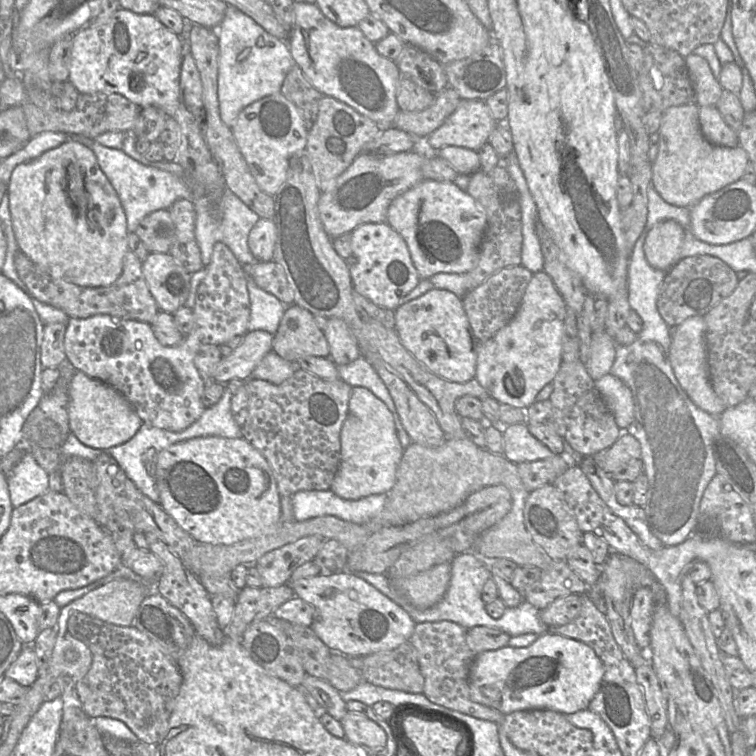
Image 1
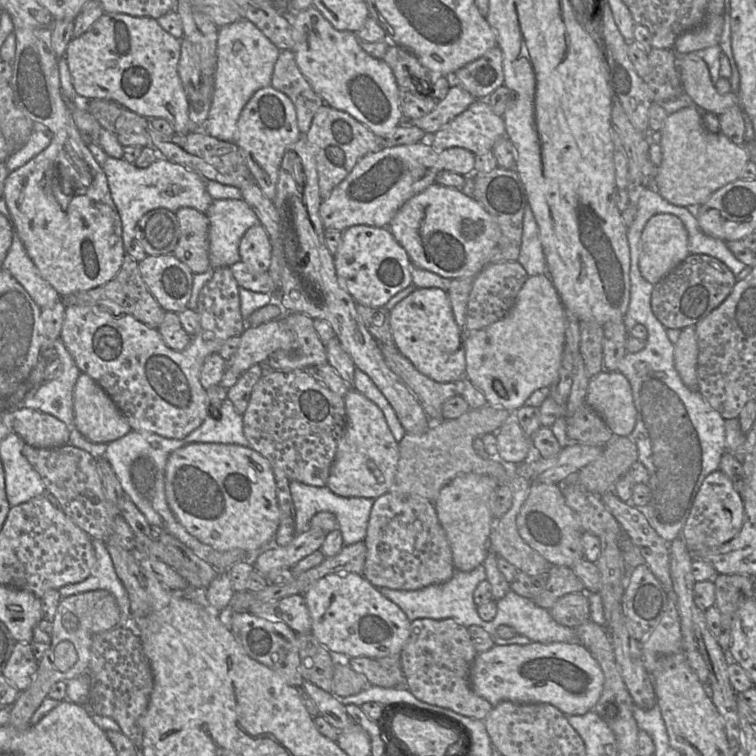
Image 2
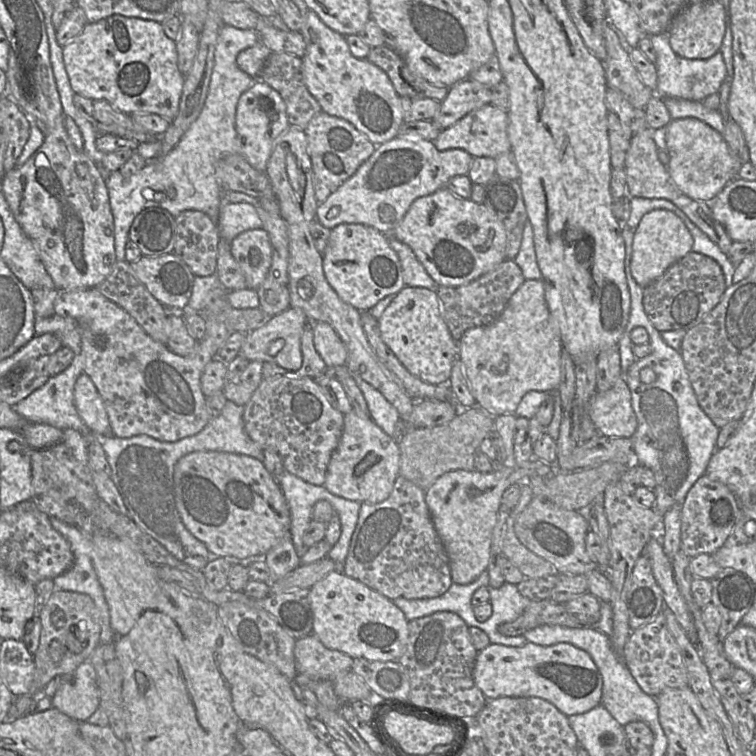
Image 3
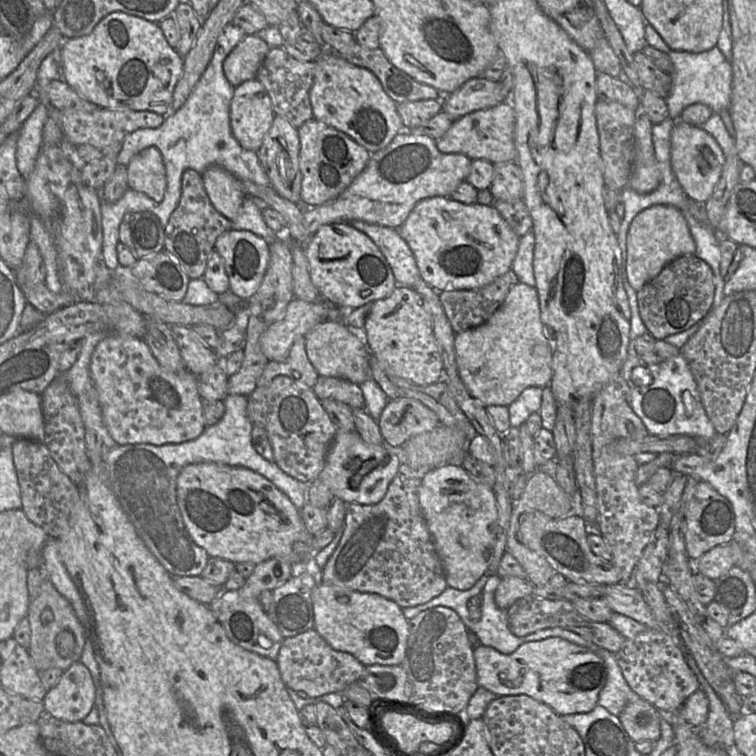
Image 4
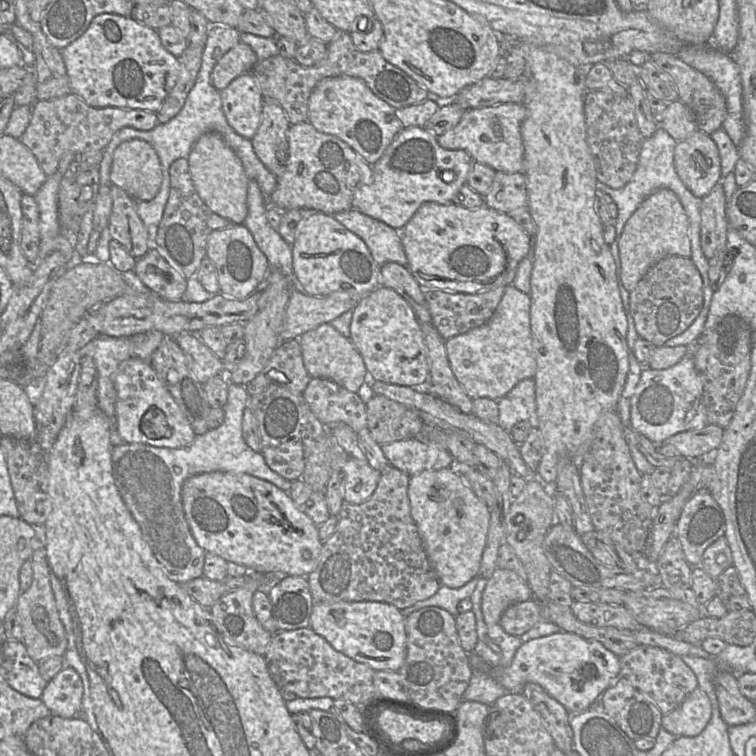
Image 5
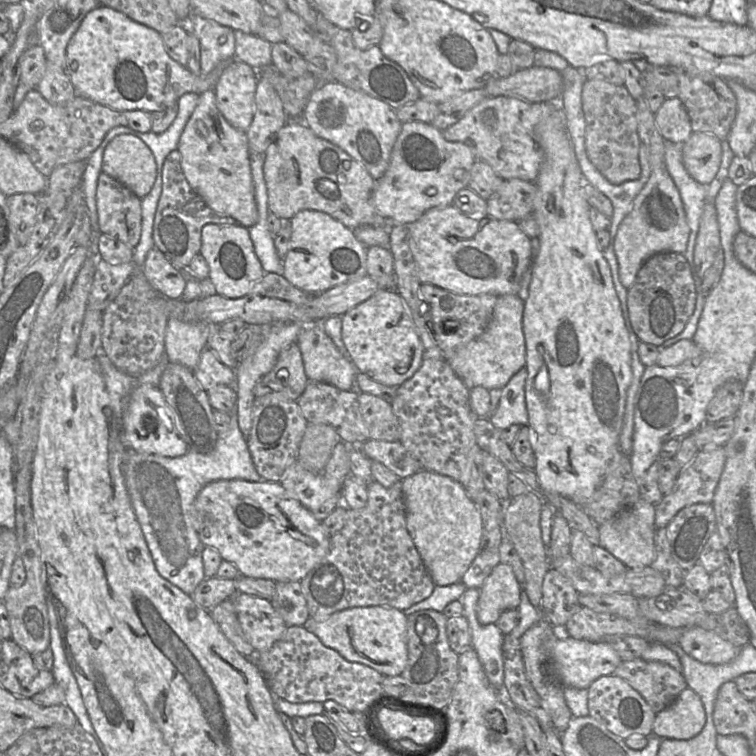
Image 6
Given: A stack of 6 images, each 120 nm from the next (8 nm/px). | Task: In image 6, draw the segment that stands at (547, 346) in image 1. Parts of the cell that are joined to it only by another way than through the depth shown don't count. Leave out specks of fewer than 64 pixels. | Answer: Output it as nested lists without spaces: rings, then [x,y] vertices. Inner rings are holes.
[[[505,294],[497,298],[492,318],[485,331],[446,360],[456,376],[470,390],[476,386],[502,389],[526,365],[526,344],[523,333],[524,301],[518,294]]]

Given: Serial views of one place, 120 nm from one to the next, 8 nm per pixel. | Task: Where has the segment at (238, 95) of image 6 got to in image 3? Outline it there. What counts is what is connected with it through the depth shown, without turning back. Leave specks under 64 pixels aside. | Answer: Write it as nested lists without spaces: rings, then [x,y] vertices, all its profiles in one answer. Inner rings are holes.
[[[256,79],[240,96],[236,109],[236,132],[241,142],[241,153],[256,170],[265,172],[277,137],[289,126],[284,100],[263,80]]]

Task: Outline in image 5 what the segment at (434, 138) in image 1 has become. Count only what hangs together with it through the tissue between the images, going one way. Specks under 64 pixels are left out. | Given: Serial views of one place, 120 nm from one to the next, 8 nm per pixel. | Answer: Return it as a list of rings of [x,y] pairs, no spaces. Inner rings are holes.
[[[502,103],[465,110],[459,123],[437,137],[442,148],[468,152],[474,161],[488,165],[496,172],[517,173],[524,168],[524,146],[521,125],[526,109],[521,103]]]

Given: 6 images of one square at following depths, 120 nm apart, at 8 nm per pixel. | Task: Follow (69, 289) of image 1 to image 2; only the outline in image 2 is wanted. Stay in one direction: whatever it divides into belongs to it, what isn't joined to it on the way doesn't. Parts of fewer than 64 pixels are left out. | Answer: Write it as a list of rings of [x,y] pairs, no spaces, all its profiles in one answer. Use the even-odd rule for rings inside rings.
[[[127,253],[117,275],[104,285],[92,288],[88,291],[77,292],[67,296],[61,296],[64,305],[118,305],[125,314],[131,314],[147,326],[158,329],[163,321],[165,311],[161,308],[154,296],[143,282],[139,270],[139,262]]]

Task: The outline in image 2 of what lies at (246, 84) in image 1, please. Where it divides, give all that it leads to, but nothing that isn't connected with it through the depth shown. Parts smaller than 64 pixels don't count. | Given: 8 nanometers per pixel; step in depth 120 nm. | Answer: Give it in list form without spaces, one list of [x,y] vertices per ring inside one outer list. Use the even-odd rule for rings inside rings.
[[[241,18],[219,27],[217,69],[208,117],[201,130],[222,141],[235,142],[238,119],[246,103],[259,89],[270,86],[280,50],[251,21]]]

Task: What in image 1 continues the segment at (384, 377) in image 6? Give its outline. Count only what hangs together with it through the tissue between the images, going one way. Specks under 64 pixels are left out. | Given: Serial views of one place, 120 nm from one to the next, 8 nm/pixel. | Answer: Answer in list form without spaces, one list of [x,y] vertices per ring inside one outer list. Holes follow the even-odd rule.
[[[433,288],[398,306],[394,317],[400,342],[430,372],[456,383],[474,379],[480,341],[471,329],[462,298],[448,290]]]

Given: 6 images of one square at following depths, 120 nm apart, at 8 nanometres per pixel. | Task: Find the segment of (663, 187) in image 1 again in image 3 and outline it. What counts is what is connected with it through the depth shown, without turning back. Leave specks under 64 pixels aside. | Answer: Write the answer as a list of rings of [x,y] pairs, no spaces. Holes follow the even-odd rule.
[[[693,117],[672,119],[666,126],[665,142],[671,179],[682,193],[694,200],[710,203],[738,177],[741,165],[732,156],[723,136],[701,120]]]

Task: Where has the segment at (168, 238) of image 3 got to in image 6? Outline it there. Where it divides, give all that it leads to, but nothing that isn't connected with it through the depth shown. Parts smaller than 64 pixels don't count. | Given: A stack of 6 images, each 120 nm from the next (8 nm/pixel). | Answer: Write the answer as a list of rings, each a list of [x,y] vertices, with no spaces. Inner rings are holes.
[[[104,172],[98,177],[96,206],[99,231],[134,249],[140,240],[141,199]]]

